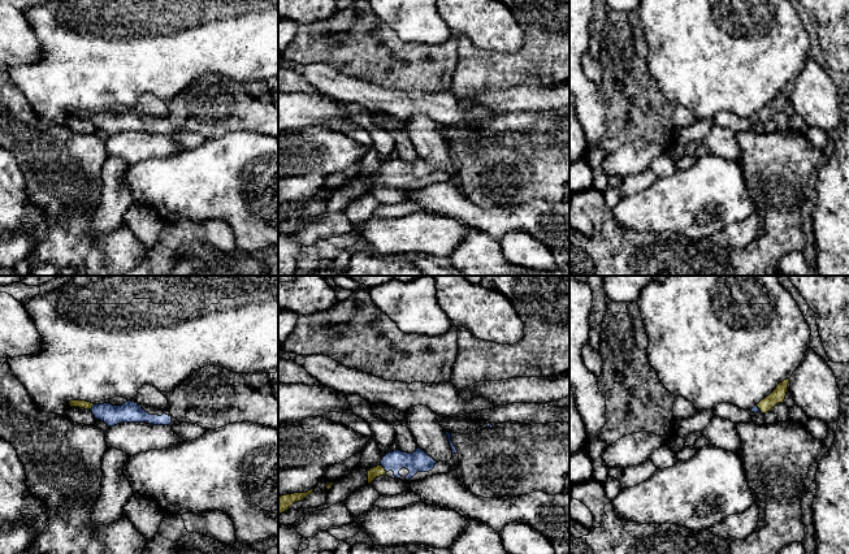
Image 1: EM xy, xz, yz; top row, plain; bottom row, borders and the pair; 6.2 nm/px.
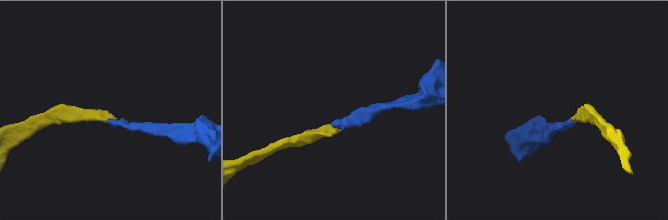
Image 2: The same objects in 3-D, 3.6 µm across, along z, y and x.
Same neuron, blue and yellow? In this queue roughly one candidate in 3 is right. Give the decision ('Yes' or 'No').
Yes

